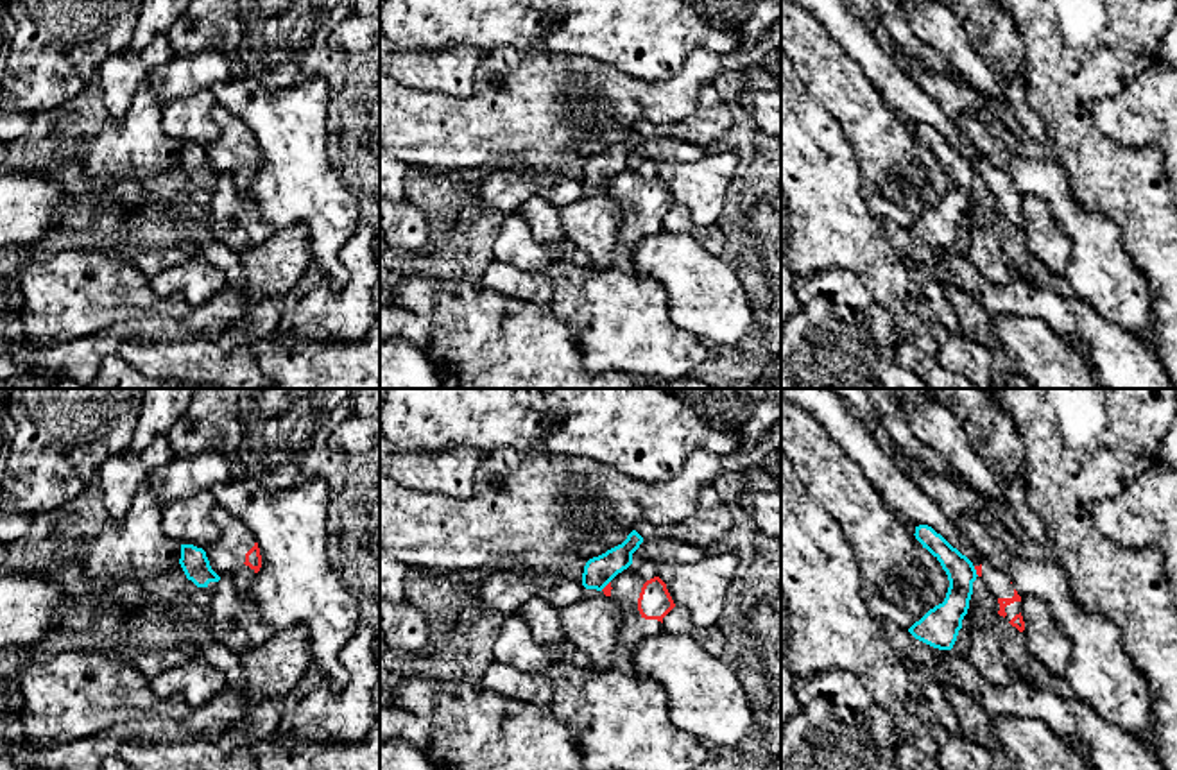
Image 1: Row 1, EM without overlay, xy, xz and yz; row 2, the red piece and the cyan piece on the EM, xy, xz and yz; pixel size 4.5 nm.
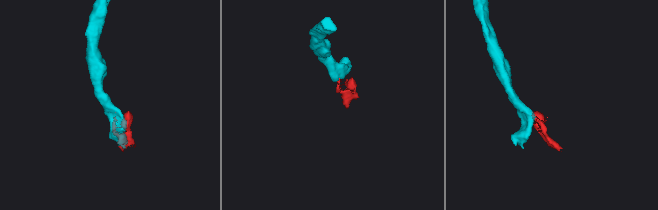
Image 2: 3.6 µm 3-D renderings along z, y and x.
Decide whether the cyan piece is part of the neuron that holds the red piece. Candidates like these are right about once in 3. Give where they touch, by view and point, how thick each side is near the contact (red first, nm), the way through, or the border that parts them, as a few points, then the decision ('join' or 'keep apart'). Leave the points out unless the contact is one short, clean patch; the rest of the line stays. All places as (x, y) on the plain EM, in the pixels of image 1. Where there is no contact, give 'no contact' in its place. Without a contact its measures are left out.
meets red in yz at (977, 171); 30 nm thick on the red side, 140 nm on the other; border along yz (973, 165), (979, 174); keep apart

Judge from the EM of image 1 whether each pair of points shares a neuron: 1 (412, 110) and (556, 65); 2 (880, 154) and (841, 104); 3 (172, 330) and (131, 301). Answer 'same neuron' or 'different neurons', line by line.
1: same neuron
2: same neuron
3: different neurons

